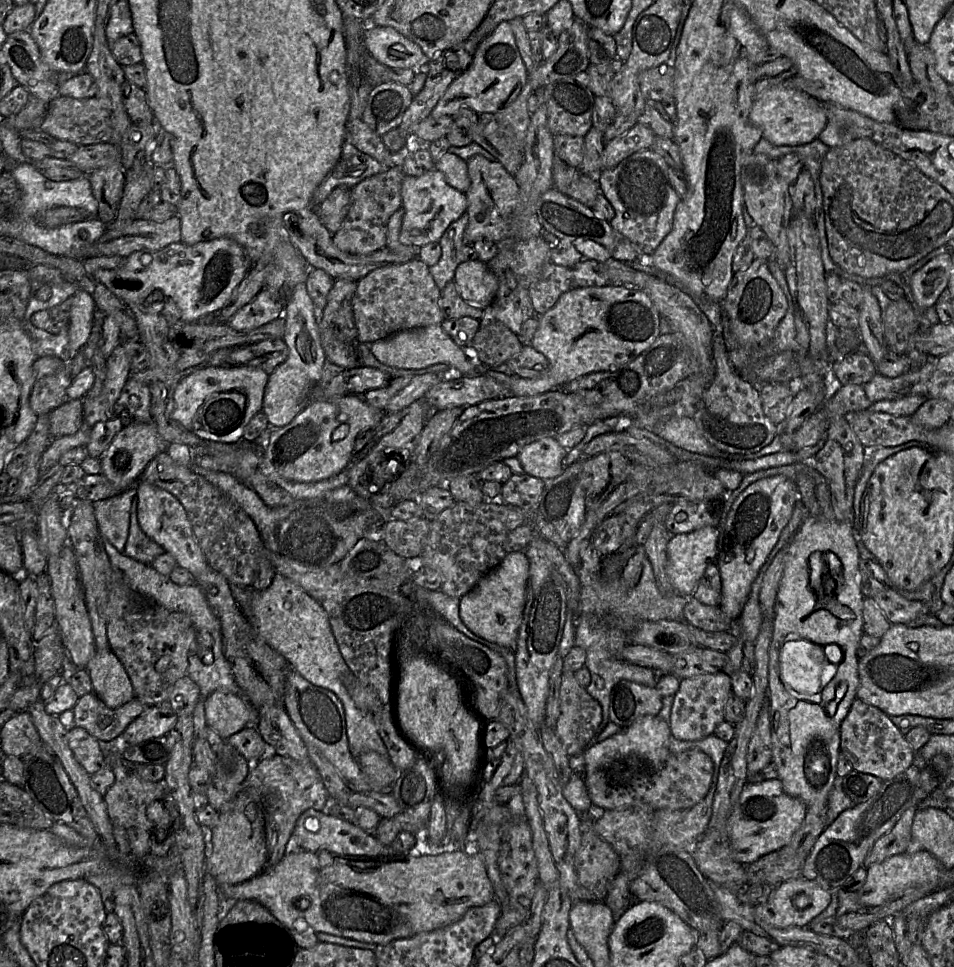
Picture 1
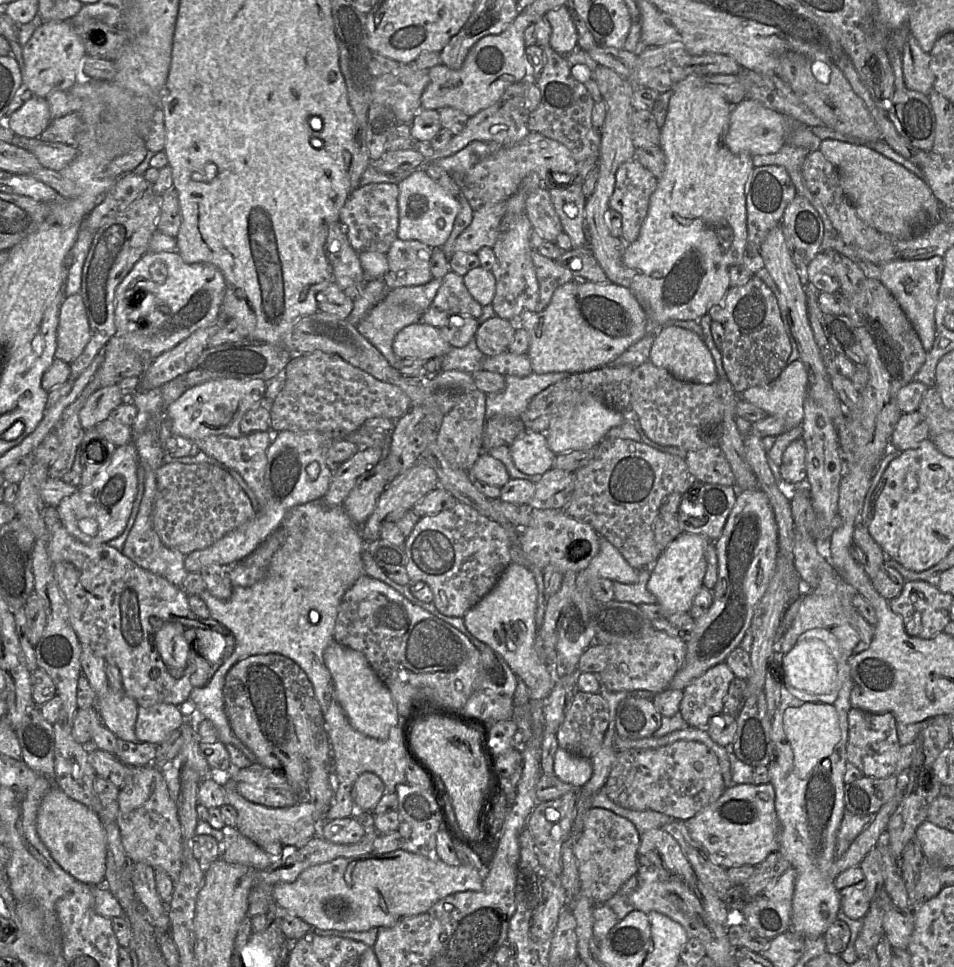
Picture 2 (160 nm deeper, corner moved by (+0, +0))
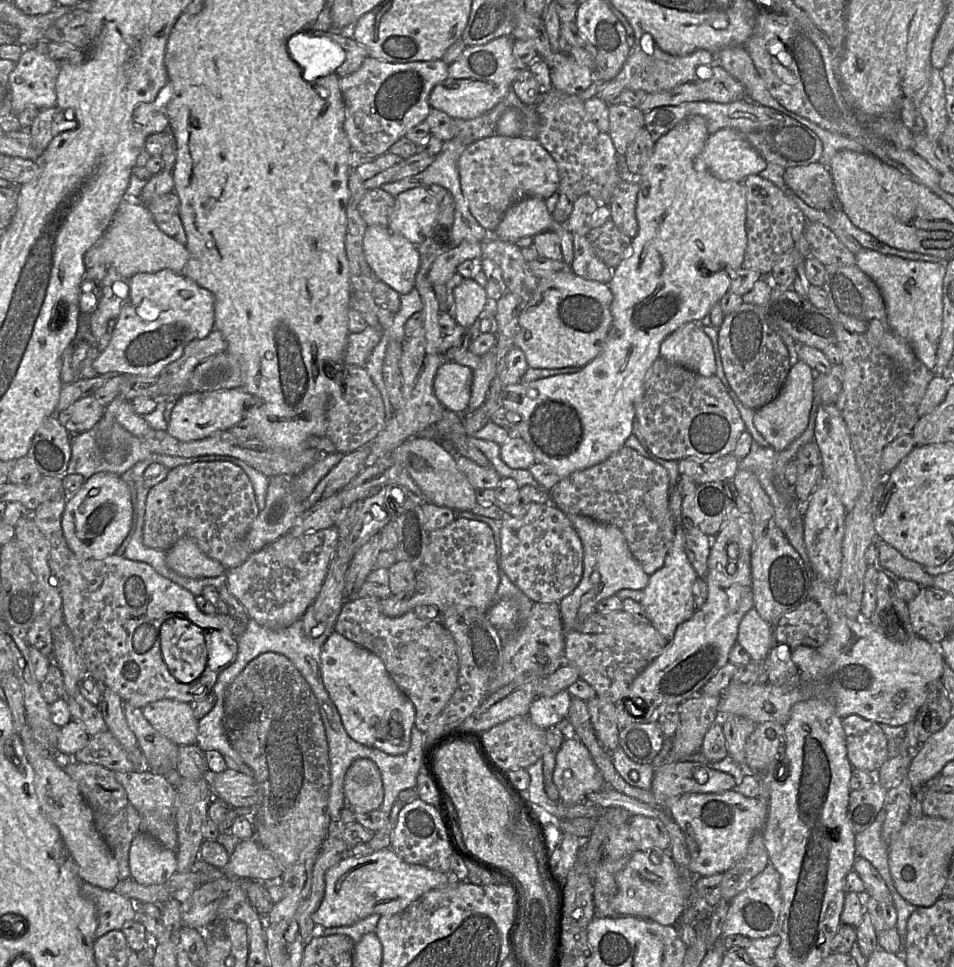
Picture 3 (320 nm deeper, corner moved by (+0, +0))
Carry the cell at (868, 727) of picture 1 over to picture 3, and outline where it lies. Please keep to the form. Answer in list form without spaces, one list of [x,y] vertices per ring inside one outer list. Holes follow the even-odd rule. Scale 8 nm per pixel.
[[[858,715],[842,719],[847,757],[853,769],[876,775],[889,758],[888,741],[878,723]]]

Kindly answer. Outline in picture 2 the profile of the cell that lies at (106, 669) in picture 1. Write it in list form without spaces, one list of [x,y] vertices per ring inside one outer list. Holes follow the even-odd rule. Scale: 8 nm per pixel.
[[[110,689],[106,694],[99,695],[96,700],[96,708],[102,723],[119,739],[129,742],[140,742],[135,735],[135,722],[137,718],[137,703],[125,692],[115,694]]]

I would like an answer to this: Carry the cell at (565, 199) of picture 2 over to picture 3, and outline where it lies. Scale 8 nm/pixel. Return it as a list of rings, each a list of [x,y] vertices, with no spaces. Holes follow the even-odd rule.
[[[573,234],[573,247],[571,271],[586,280],[609,284],[612,270],[597,257],[587,236]]]

